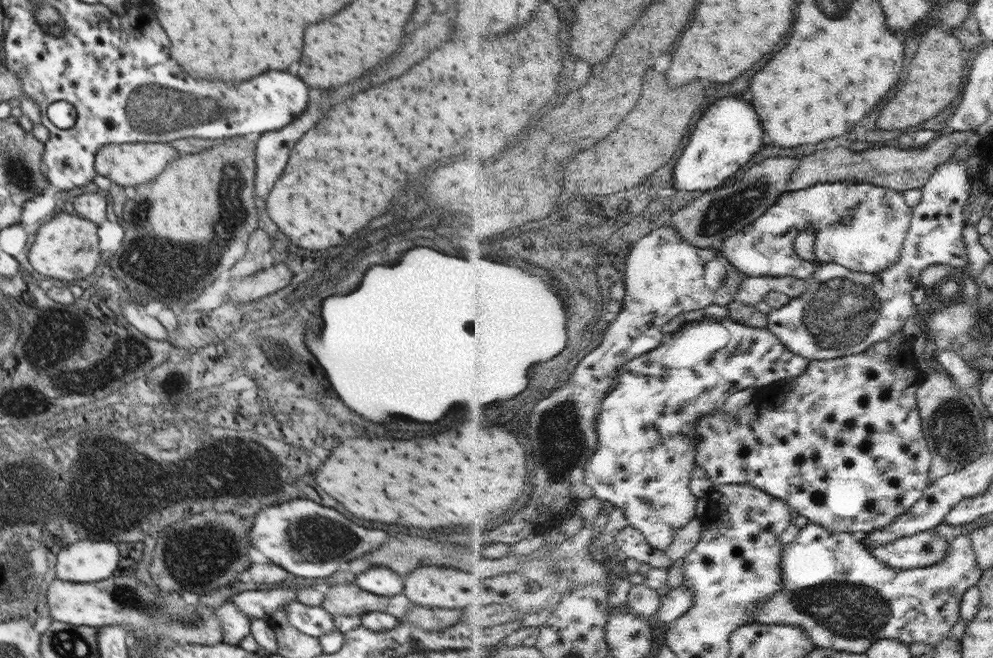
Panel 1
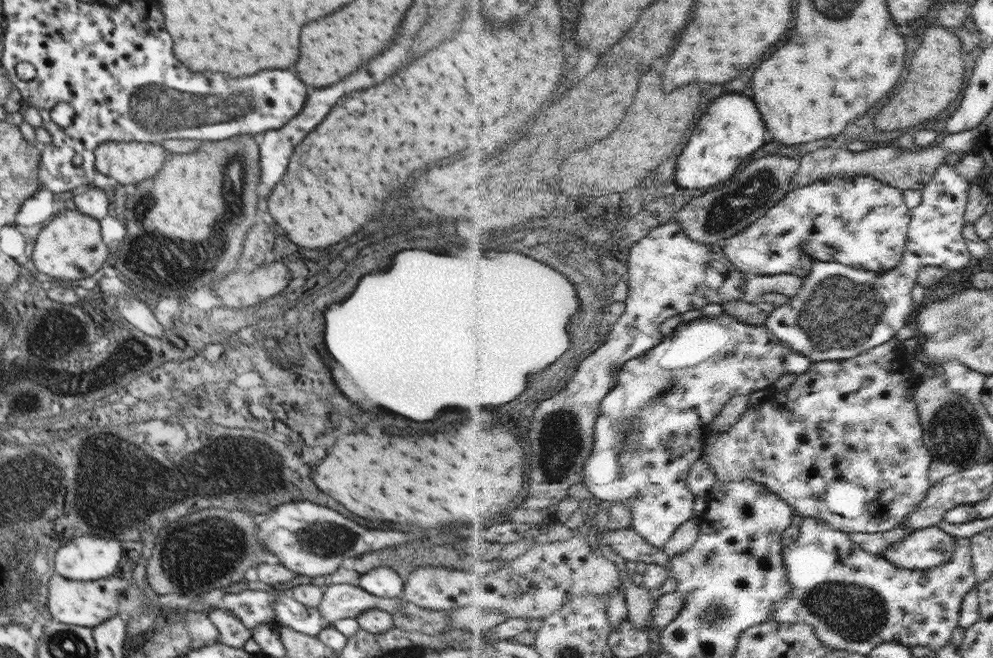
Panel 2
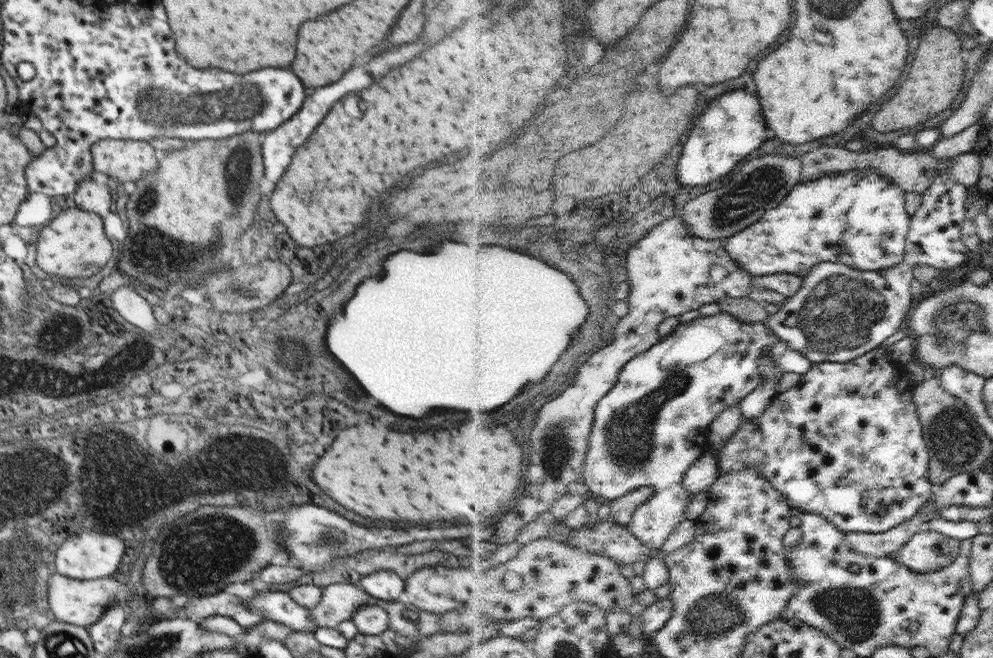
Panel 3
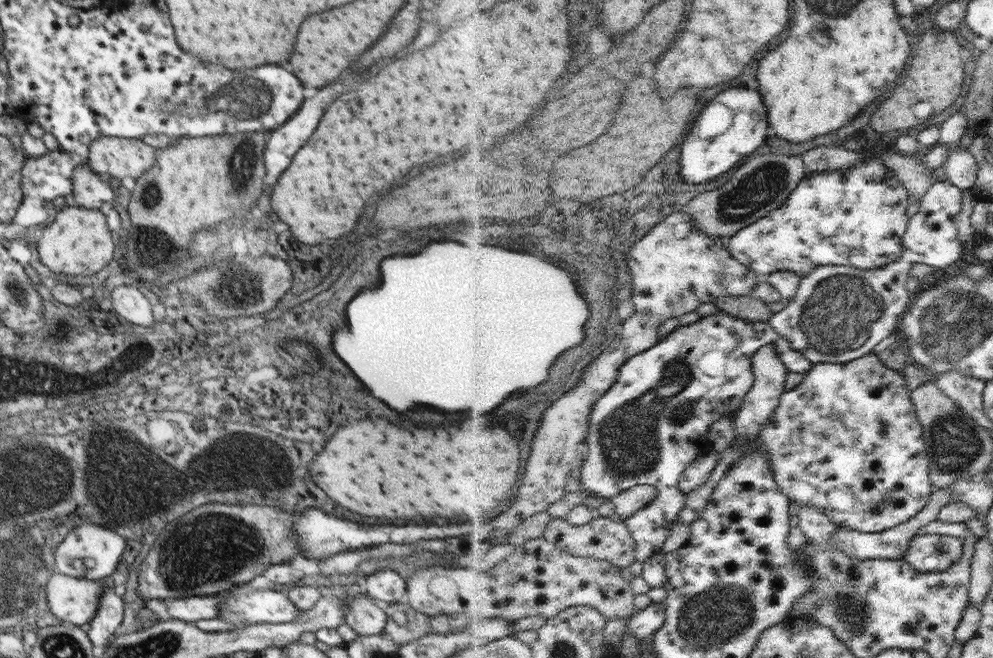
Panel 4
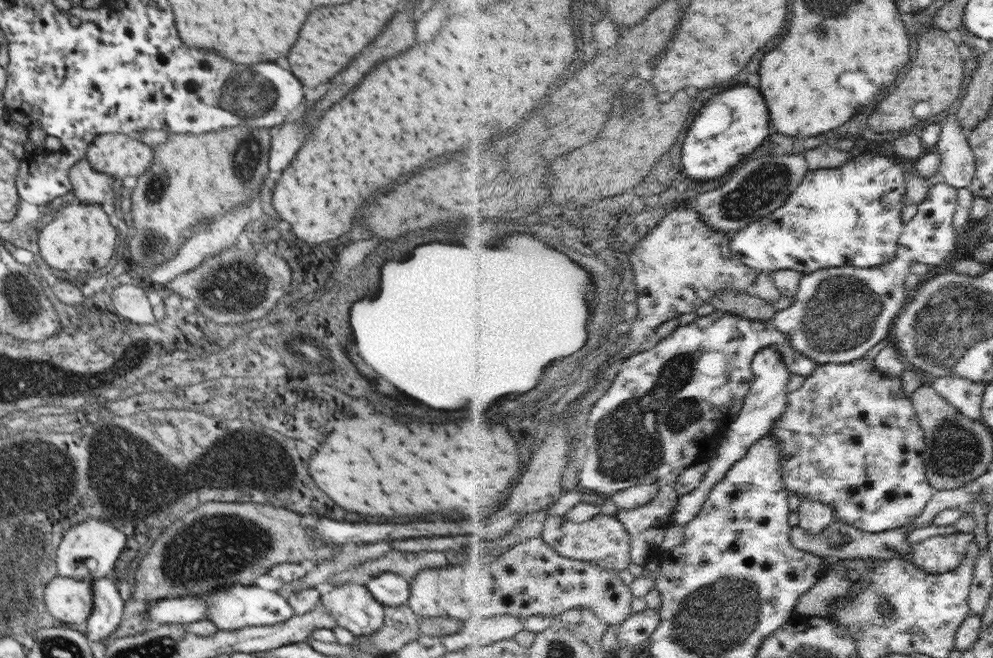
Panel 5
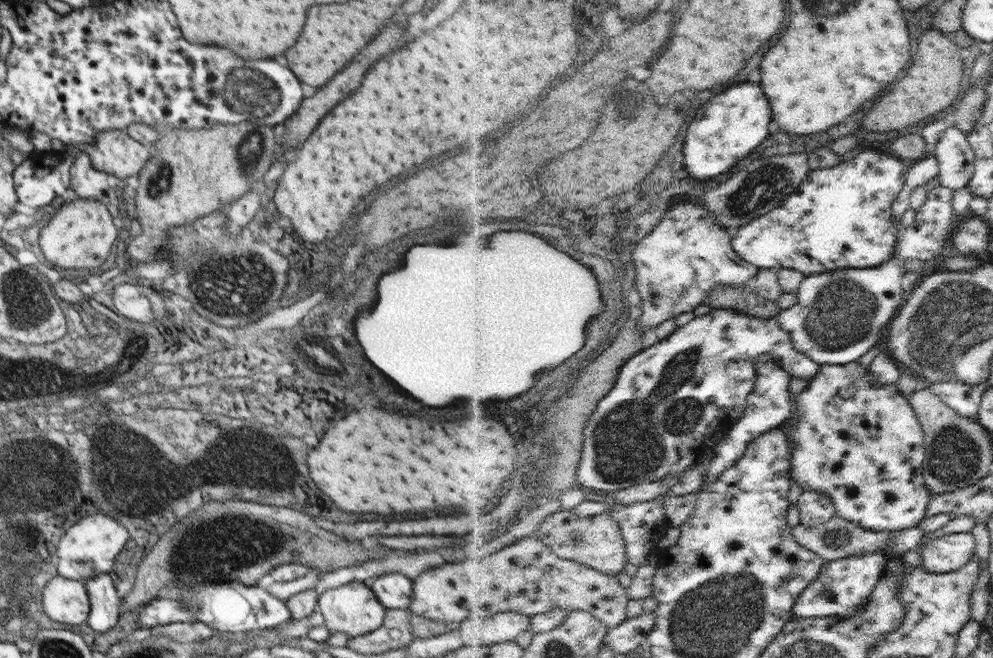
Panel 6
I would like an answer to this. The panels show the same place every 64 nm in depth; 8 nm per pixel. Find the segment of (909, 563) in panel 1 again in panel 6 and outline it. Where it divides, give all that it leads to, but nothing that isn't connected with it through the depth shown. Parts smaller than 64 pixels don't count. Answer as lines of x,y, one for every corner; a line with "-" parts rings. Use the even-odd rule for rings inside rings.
971,532
948,533
920,546
922,567
932,573
961,569
974,557
974,535

